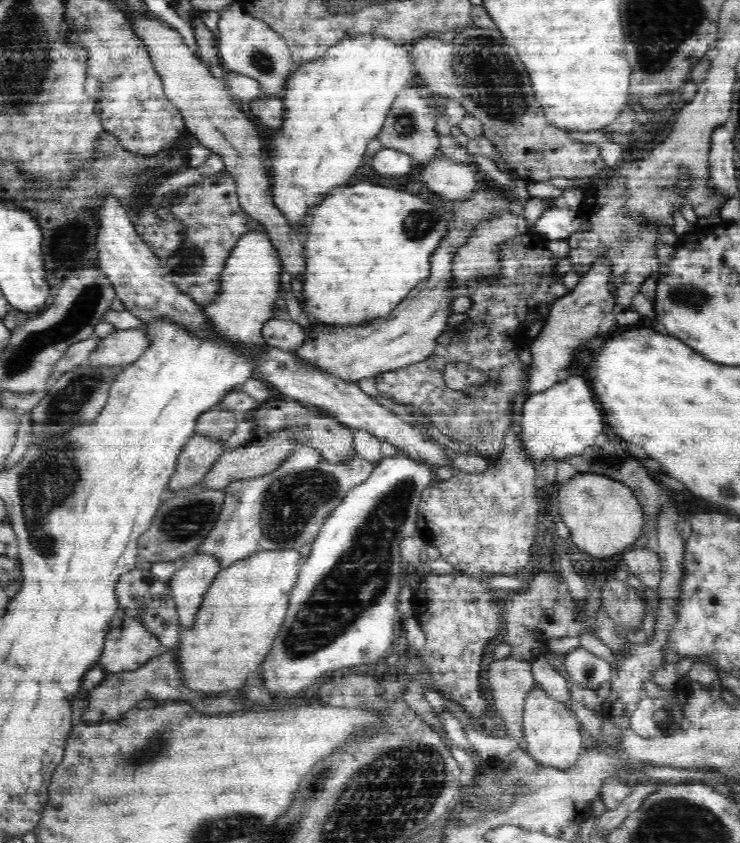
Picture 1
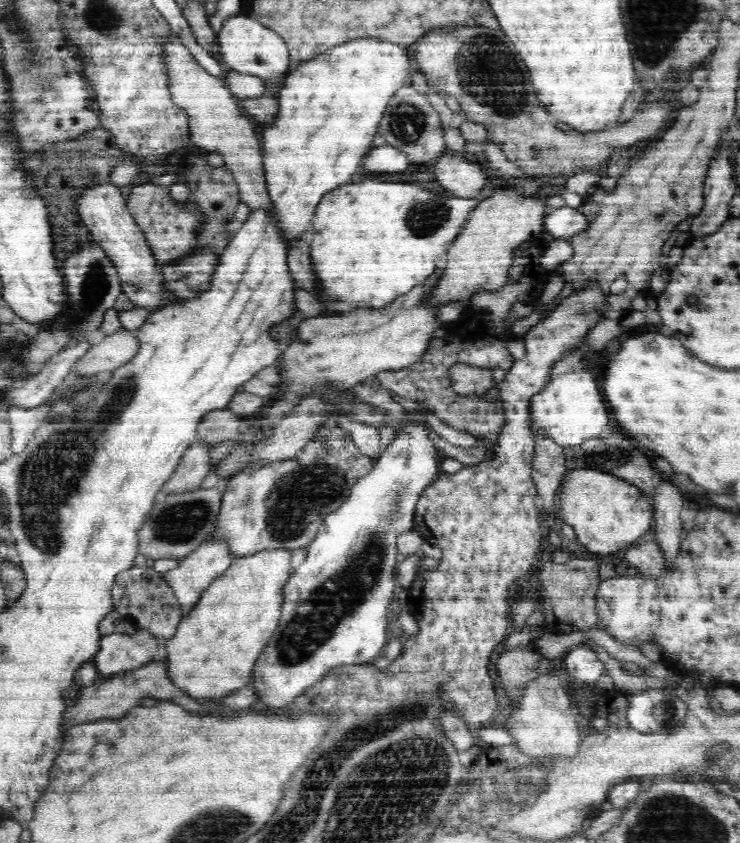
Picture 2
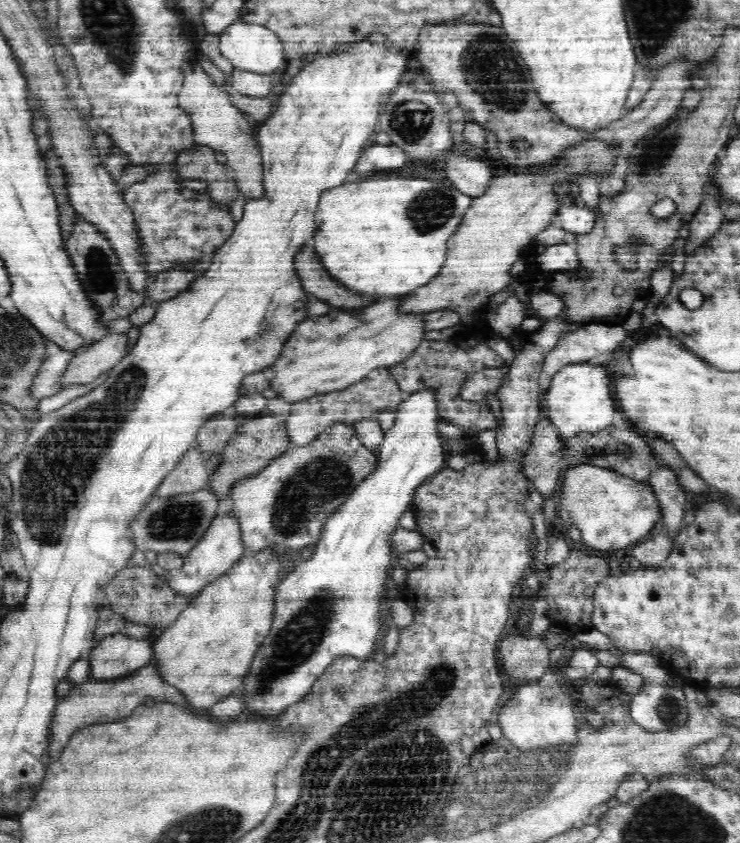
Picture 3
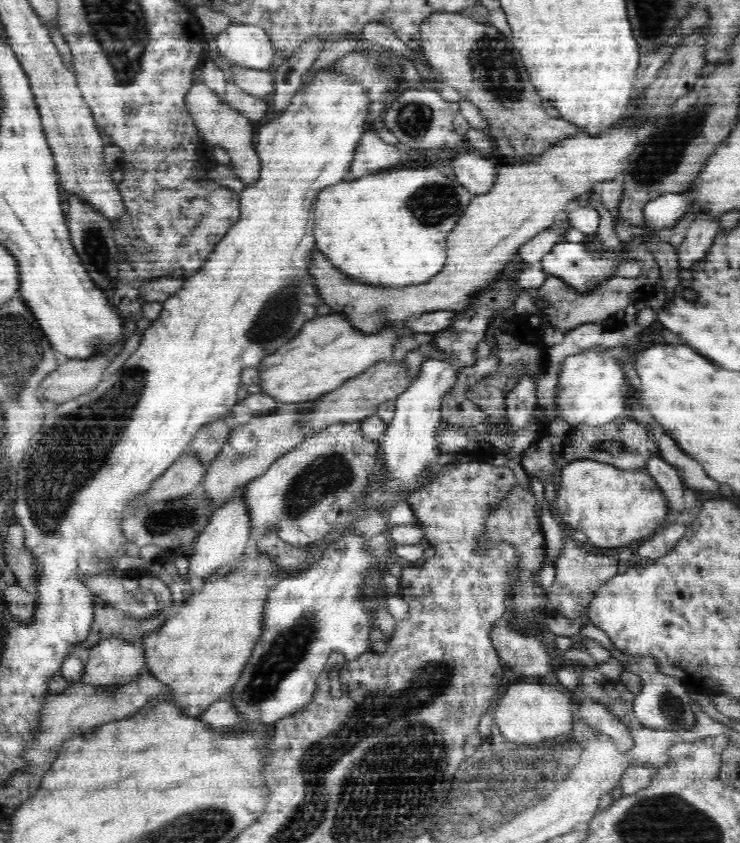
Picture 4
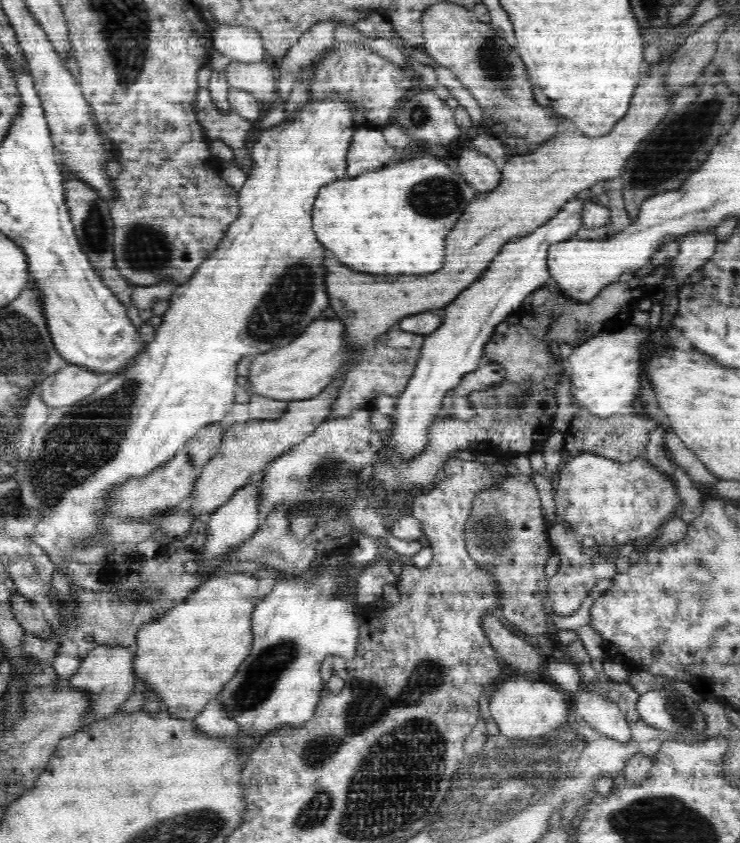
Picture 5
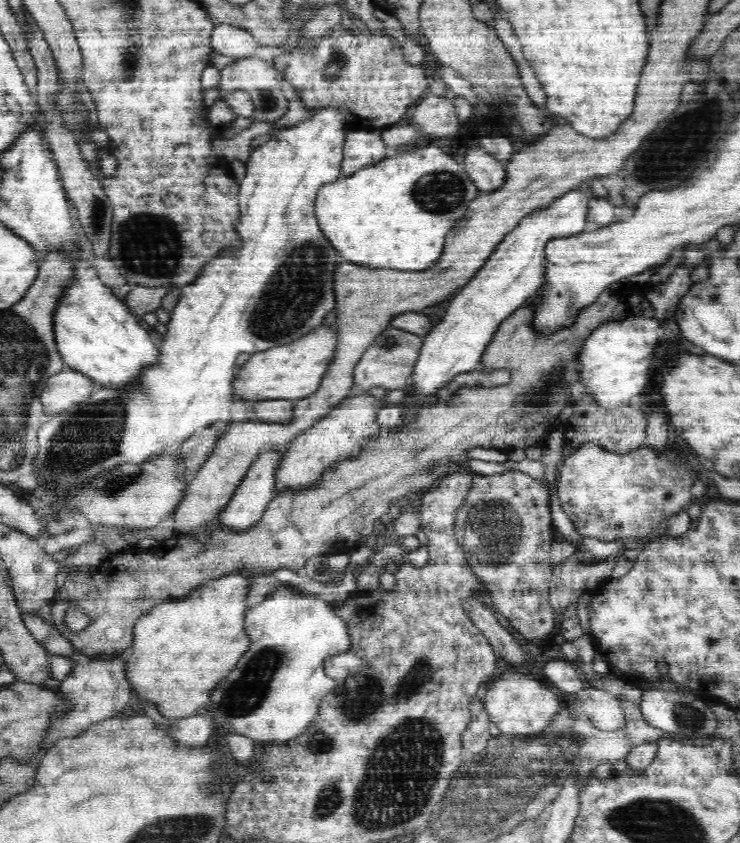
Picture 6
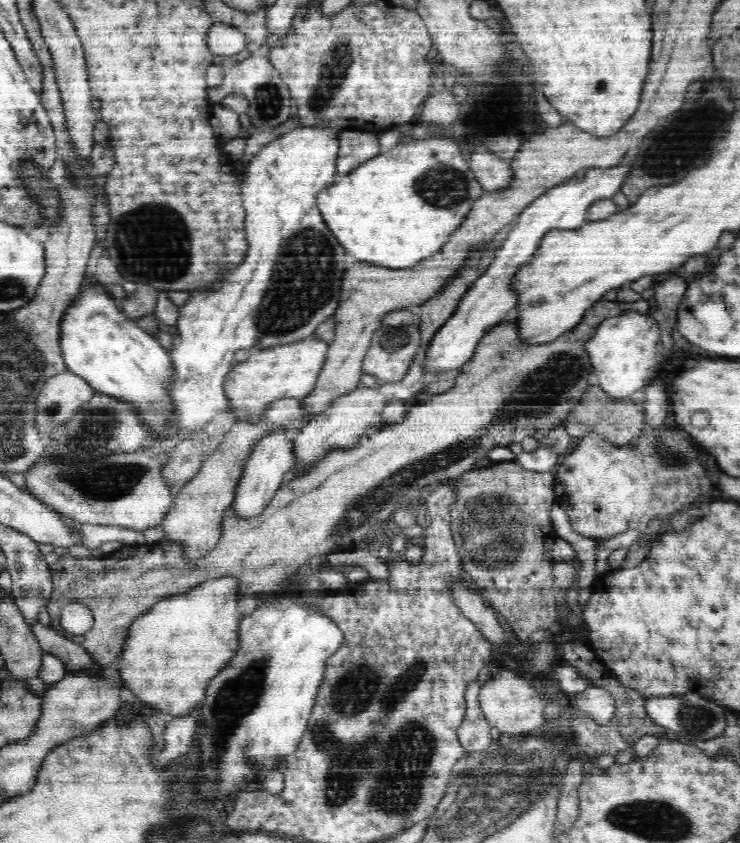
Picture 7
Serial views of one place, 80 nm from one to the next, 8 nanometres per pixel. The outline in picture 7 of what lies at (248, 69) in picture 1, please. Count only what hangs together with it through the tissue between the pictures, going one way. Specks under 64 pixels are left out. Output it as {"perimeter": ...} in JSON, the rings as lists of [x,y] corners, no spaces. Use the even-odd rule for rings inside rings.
{"perimeter":[[[213,23],[207,32],[207,45],[215,56],[230,56],[246,49],[248,39],[226,23]]]}

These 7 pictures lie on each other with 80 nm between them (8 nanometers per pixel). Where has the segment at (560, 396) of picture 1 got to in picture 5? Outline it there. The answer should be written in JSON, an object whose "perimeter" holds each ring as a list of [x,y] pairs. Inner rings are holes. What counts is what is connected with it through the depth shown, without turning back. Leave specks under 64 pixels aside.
{"perimeter":[[[626,330],[626,332],[616,332],[616,334],[600,334],[600,336],[594,336],[588,339],[585,343],[582,343],[582,346],[579,346],[574,352],[570,355],[570,358],[567,358],[567,361],[570,362],[570,382],[571,382],[571,390],[572,396],[574,400],[574,404],[576,404],[576,412],[577,410],[587,410],[593,416],[598,416],[600,418],[608,418],[608,416],[614,414],[620,414],[622,410],[624,410],[624,406],[628,406],[632,400],[634,400],[634,396],[638,394],[638,390],[640,390],[640,374],[642,374],[642,366],[640,366],[640,360],[642,360],[642,354],[640,354],[640,344],[646,340],[646,336],[650,334],[650,330]]]}

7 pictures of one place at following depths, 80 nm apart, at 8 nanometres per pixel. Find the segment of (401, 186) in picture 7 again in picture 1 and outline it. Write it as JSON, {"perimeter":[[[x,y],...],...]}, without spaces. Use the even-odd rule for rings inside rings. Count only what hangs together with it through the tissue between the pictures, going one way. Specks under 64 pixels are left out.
{"perimeter":[[[360,181],[357,184],[344,185],[338,193],[327,196],[321,204],[311,213],[311,222],[306,226],[306,236],[303,237],[303,245],[306,248],[305,255],[305,274],[303,282],[303,310],[312,322],[334,323],[336,325],[359,325],[364,321],[379,318],[382,315],[390,314],[395,306],[402,301],[415,288],[415,286],[429,277],[429,262],[433,254],[440,248],[440,244],[448,232],[450,226],[454,222],[454,208],[460,206],[462,201],[450,200],[450,202],[442,202],[442,204],[428,204],[424,200],[420,200],[418,196],[412,196],[408,192],[402,190],[392,190],[392,188],[384,188],[384,186],[376,186],[368,181]]]}

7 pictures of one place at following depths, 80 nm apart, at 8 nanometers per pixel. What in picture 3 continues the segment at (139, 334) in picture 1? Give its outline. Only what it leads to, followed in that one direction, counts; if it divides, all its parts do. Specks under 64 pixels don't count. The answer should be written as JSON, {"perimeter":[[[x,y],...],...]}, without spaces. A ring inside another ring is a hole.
{"perimeter":[[[110,334],[104,340],[80,350],[59,376],[59,389],[67,384],[88,384],[102,372],[114,368],[128,354],[128,336]]]}

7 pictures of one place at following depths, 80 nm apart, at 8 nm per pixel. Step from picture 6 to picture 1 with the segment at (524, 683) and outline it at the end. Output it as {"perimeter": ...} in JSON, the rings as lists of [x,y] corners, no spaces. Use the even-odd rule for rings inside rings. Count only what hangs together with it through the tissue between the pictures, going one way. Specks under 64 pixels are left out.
{"perimeter":[[[537,683],[526,694],[521,724],[526,752],[544,766],[571,767],[582,754],[585,742],[582,742],[581,723],[578,722],[574,711],[567,708],[563,702],[554,700]]]}

